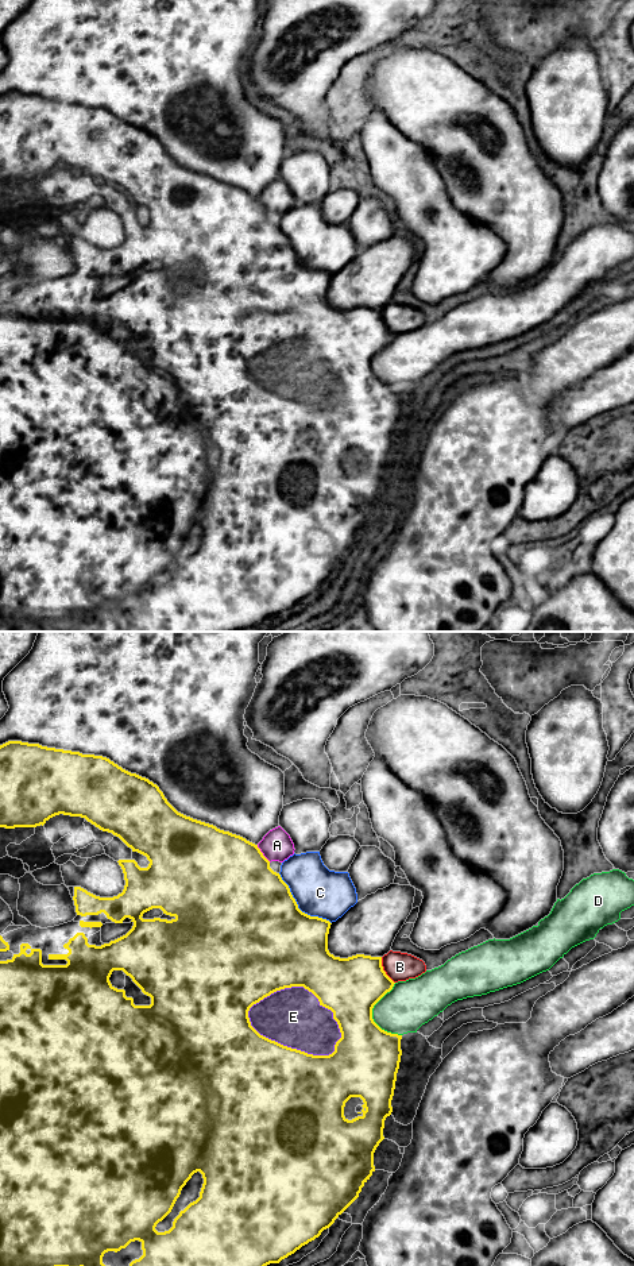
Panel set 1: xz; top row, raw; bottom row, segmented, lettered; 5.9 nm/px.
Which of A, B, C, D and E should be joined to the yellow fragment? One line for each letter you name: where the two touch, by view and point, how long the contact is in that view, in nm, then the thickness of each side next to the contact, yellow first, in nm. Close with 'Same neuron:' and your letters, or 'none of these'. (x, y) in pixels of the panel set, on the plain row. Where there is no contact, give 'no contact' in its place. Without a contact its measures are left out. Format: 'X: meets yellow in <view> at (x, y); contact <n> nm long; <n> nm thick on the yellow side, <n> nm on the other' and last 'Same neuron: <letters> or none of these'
E: meets yellow in xz at (293, 401); contact 600 nm long; 500 nm thick on the yellow side, 360 nm on the other
Same neuron: E

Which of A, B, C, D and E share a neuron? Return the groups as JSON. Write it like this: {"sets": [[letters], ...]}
{"sets": [["A"], ["B"], ["C"], ["D"], ["E"]]}

